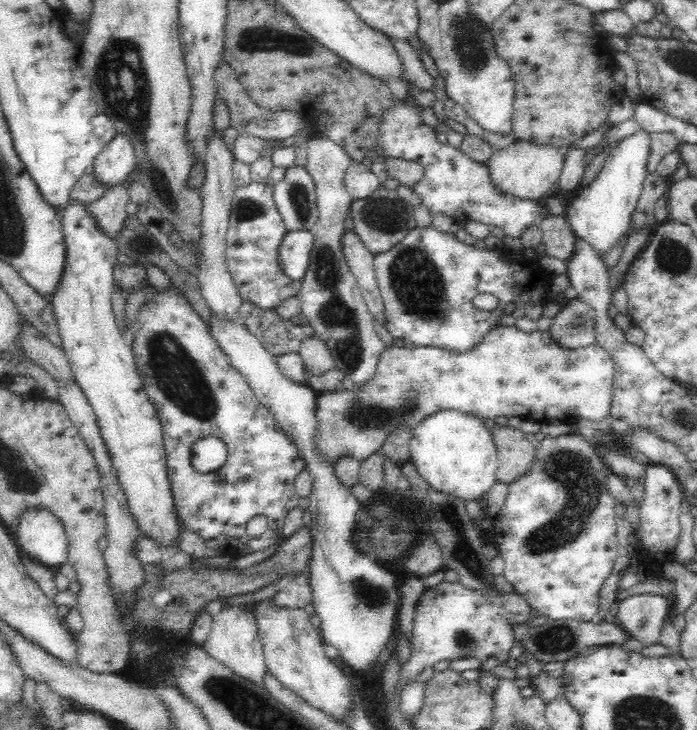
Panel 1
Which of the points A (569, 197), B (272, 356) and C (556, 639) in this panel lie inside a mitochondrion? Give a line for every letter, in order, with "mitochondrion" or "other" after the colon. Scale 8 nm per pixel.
A: other
B: other
C: mitochondrion

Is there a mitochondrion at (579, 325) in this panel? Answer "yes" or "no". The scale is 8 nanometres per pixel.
yes

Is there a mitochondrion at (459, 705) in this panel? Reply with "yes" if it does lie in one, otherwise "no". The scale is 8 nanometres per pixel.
no

